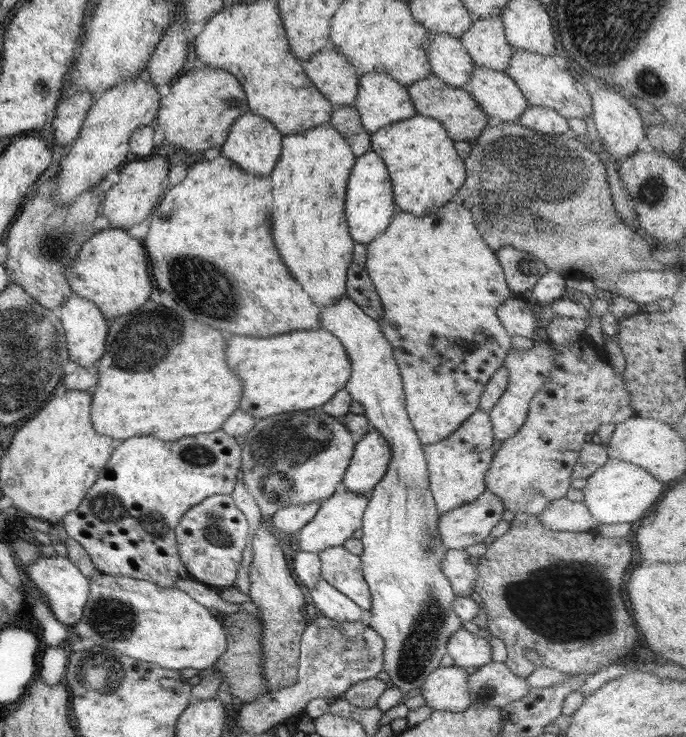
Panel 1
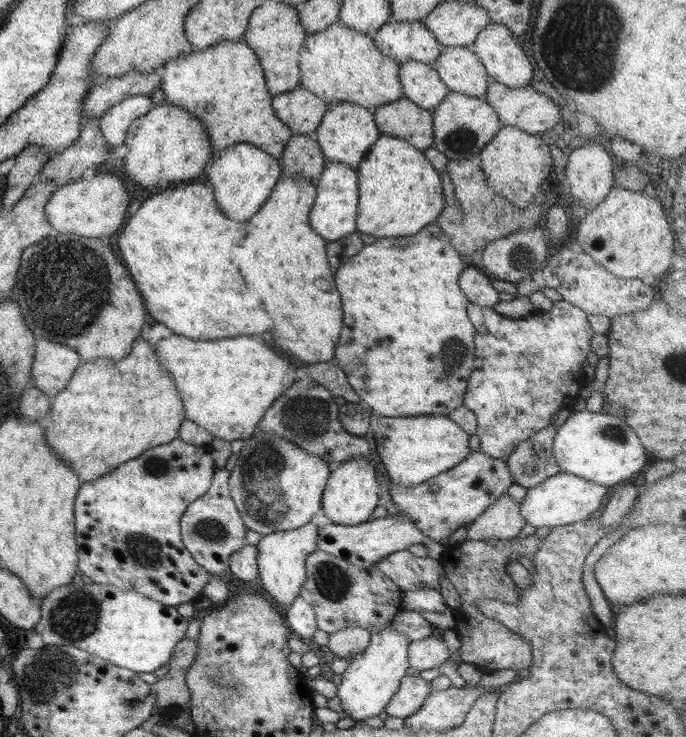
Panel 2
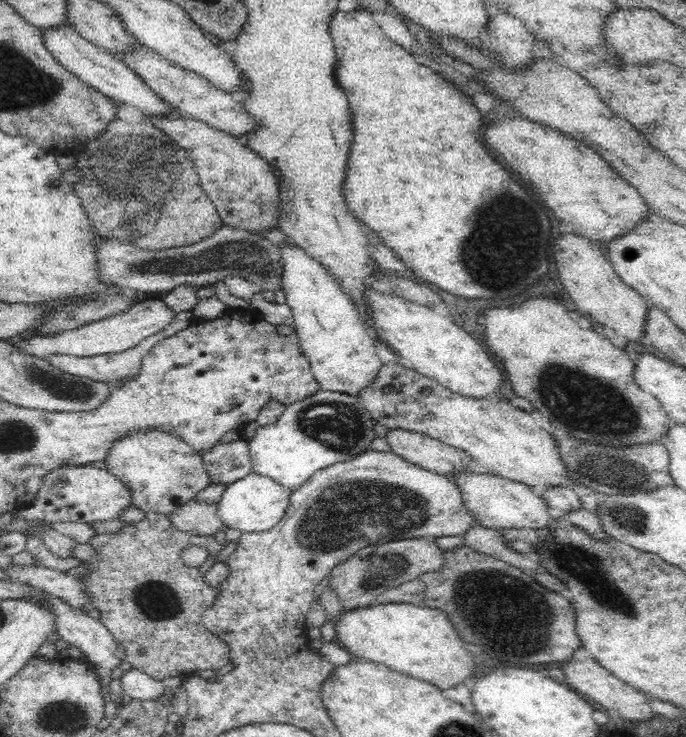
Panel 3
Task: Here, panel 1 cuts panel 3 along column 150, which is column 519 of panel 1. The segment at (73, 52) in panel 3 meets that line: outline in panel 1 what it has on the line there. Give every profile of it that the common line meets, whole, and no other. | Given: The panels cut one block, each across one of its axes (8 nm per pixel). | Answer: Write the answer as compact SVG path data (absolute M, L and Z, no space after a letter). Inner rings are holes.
M476 66L466 89L491 123L514 123L530 107L510 76L484 66Z

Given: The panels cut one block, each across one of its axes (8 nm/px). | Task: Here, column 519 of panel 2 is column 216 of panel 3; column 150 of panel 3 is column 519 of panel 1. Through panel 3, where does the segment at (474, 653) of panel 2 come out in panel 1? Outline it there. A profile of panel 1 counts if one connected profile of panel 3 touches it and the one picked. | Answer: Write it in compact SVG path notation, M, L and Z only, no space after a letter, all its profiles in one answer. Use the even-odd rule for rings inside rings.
M515 513L508 530L493 541L488 541L486 552L476 565L478 577L474 590L482 598L488 617L488 632L500 638L506 646L508 657L504 664L516 676L527 678L536 665L526 659L524 651L530 649L540 655L546 668L564 674L591 675L618 660L624 660L642 644L642 636L630 618L622 600L624 576L630 570L631 537L608 538L599 532L556 532L542 526L538 515Z

